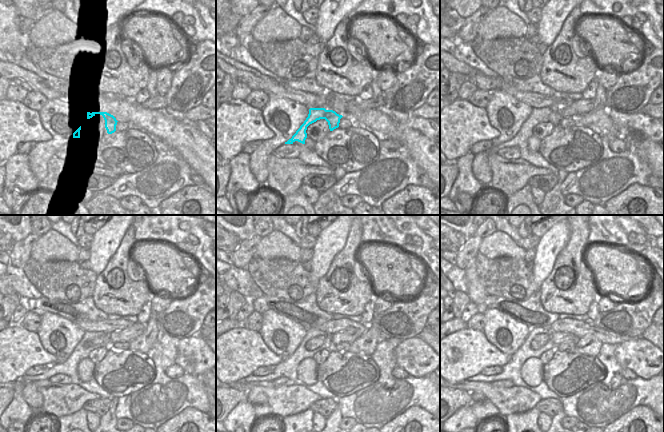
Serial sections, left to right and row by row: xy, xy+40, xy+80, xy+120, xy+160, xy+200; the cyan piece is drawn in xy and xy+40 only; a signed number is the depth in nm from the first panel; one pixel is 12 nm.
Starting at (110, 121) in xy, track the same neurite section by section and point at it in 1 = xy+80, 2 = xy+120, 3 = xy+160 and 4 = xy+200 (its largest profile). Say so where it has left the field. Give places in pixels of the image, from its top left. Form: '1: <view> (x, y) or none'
1: xy+80 (539, 115)
2: xy+120 (91, 340)
3: xy+160 (315, 340)
4: xy+200 (537, 342)

